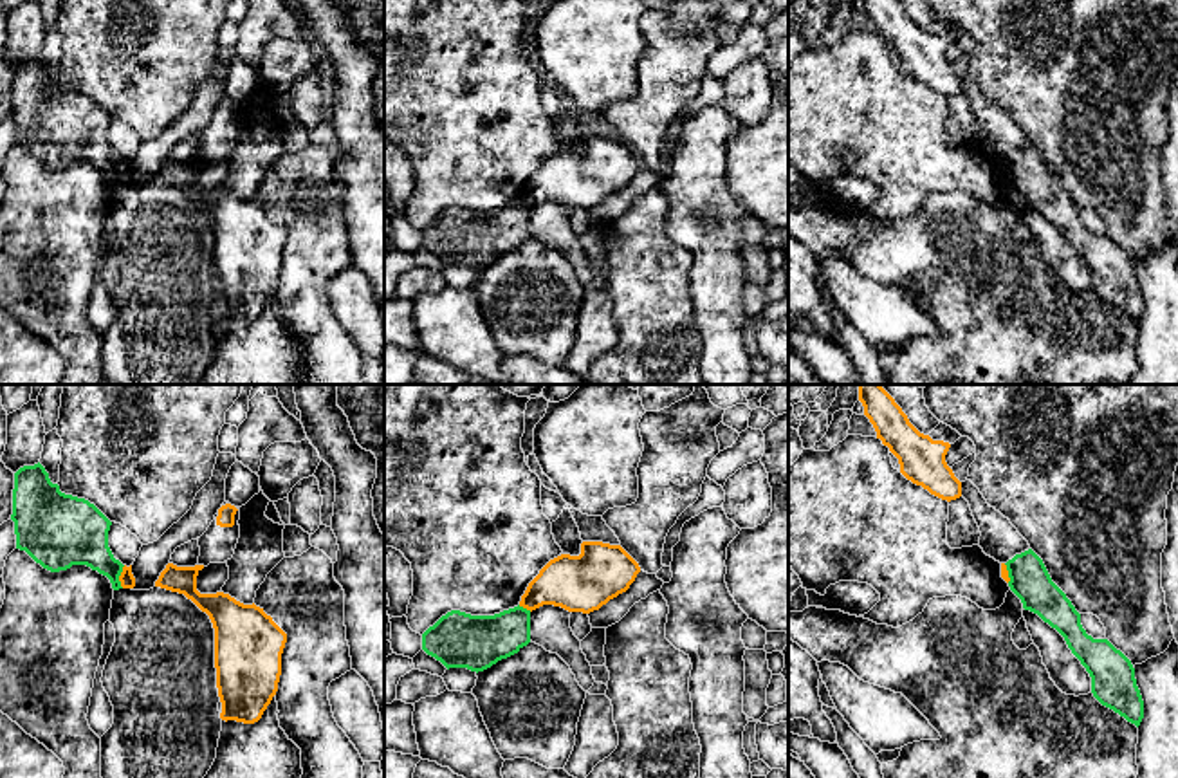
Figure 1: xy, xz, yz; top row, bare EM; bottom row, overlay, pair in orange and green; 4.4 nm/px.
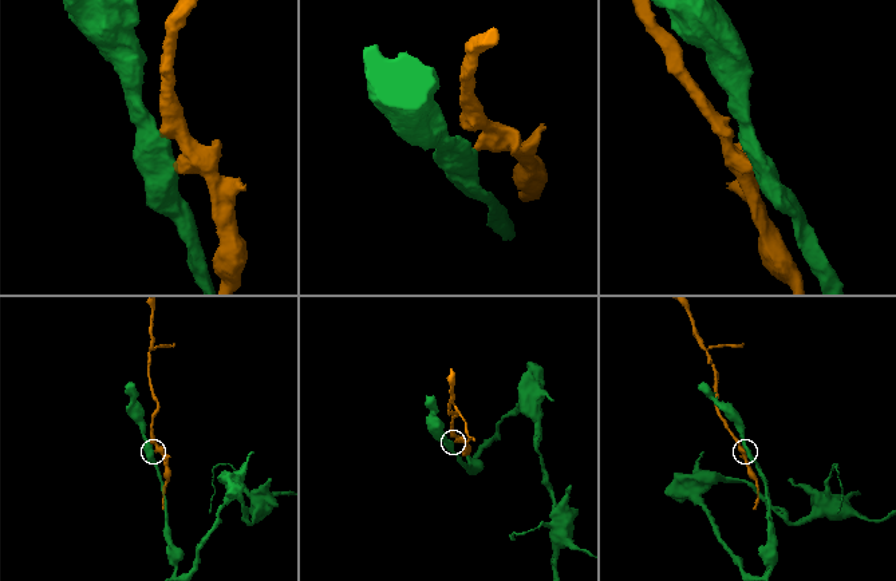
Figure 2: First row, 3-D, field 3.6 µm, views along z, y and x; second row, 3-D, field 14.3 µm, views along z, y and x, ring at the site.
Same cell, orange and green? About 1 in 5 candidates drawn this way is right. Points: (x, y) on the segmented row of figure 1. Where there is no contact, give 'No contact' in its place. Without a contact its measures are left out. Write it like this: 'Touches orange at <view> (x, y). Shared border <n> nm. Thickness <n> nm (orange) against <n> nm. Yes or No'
Touches orange at xy (119, 576). Shared border 110 nm. Thickness 70 nm (orange) against 260 nm. No

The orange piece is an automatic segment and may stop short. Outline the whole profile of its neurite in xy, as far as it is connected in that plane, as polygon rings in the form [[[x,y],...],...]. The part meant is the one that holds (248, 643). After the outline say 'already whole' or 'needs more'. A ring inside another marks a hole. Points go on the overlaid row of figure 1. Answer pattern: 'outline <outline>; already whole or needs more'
outline [[[168,563],[155,587],[184,594],[209,616],[220,718],[254,724],[278,691],[287,634],[254,603],[244,605],[224,592],[200,594],[197,576],[202,569]]]; already whole

